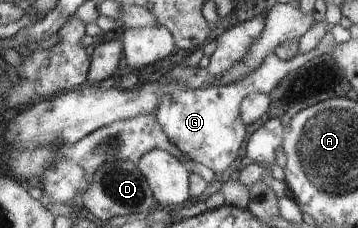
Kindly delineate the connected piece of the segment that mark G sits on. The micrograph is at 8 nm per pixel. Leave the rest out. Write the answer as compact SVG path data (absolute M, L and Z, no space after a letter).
M328 33L324 37L324 41L314 49L314 51L308 51L306 53L298 54L293 60L284 61L278 54L274 53L263 63L260 69L257 69L252 75L249 75L246 79L229 86L212 86L199 90L178 90L168 94L165 97L164 103L157 111L158 119L161 124L165 126L165 130L169 138L181 149L184 154L187 154L194 161L203 163L216 172L218 177L222 177L222 173L229 171L231 168L237 166L236 159L242 155L242 149L246 145L248 140L248 127L247 123L242 117L242 104L244 100L252 94L262 92L265 94L271 94L279 83L285 77L288 77L292 71L300 69L304 64L307 64L312 59L317 58L331 52L337 43L334 40L332 33Z

